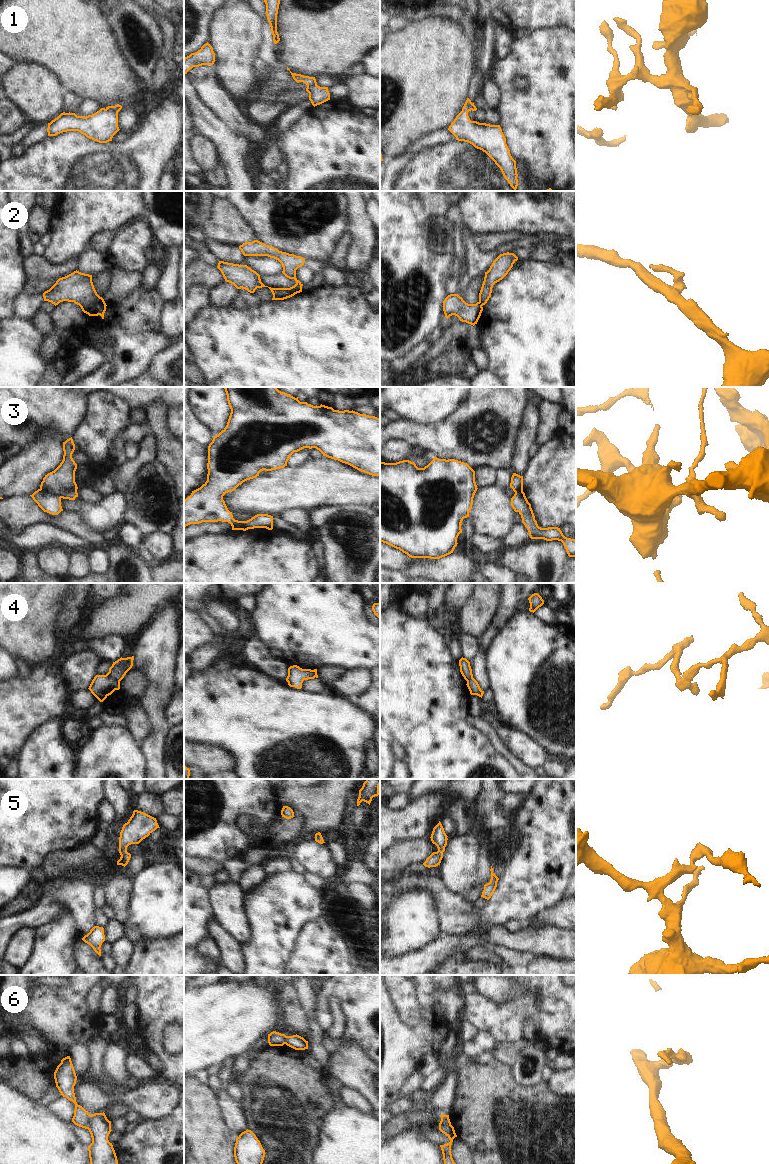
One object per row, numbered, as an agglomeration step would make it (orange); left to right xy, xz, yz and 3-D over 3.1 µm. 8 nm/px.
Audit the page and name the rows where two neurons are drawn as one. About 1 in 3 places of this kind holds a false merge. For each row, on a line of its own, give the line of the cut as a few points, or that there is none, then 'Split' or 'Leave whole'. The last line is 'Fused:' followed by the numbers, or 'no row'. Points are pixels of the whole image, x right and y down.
1: No split. Leave whole
2: Split along xy (103, 300), (95, 303), (85, 312). Split
3: Split along xy (40, 488), (56, 493), (61, 497). Split
4: Split along xy (105, 675), (119, 682). Split
5: No split. Leave whole
6: Split along xy (91, 1115), (86, 1128). Split
Fused: 2, 3, 4, 6.

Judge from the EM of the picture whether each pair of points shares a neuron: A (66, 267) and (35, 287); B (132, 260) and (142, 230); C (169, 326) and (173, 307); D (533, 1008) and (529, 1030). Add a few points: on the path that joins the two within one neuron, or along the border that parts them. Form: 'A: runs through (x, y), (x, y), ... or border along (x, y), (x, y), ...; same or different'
A: border along (29, 277), (56, 280); different
B: runs through (132, 253), (132, 240), (135, 237); same
C: runs through (173, 321), (173, 312); same
D: border along (530, 1018), (524, 1027), (523, 1036); different

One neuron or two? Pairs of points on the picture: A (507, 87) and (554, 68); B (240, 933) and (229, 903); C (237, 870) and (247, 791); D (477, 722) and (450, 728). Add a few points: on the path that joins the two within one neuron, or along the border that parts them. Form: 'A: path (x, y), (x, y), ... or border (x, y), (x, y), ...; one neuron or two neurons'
A: path (514, 74), (520, 68), (541, 68); one neuron
B: path (237, 926), (229, 910); one neuron
C: border (237, 855), (229, 858), (223, 864); two neurons
D: border (467, 714), (466, 722), (487, 737); two neurons

